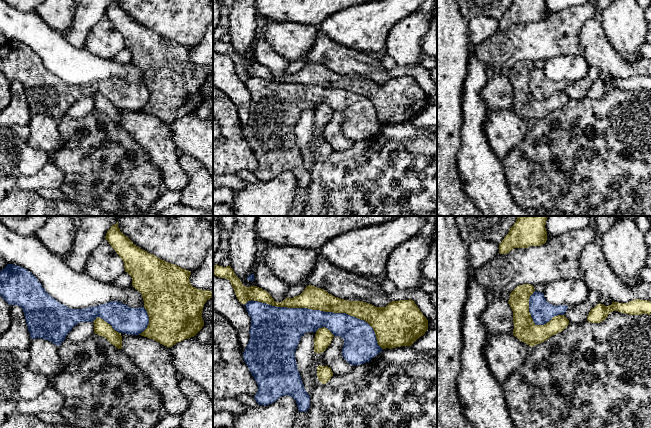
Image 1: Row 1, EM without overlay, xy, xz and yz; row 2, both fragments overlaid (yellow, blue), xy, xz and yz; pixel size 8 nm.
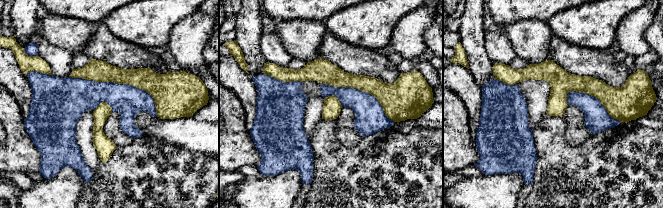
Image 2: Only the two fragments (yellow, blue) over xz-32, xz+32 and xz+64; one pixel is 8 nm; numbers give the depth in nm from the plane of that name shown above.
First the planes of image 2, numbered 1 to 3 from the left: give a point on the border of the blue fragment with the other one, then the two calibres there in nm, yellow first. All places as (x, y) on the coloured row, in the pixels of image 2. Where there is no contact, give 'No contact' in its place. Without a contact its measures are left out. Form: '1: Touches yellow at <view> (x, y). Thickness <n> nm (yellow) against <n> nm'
1: Touches yellow at xz-32 (120, 83). Thickness 180 nm (yellow) against 240 nm
2: Touches yellow at xz+32 (361, 90). Thickness 220 nm (yellow) against 240 nm
3: Touches yellow at xz+64 (595, 96). Thickness 280 nm (yellow) against 200 nm

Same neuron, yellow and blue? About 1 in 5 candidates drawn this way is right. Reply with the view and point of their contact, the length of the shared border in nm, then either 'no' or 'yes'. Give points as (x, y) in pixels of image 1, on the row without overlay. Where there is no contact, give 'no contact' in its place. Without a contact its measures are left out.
xz (319, 85) | 1150 nm | no

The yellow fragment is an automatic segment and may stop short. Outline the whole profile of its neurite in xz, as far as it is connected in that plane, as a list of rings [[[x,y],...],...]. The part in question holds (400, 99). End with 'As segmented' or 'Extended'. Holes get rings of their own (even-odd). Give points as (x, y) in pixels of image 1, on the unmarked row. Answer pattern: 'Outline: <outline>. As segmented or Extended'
Outline: [[[216,40],[213,50],[230,57],[237,75],[242,80],[253,76],[276,83],[346,89],[364,96],[373,104],[377,119],[382,125],[411,122],[428,105],[428,96],[411,75],[392,77],[386,83],[375,83],[362,77],[344,76],[324,65],[308,61],[300,71],[276,78],[262,64],[244,62],[230,41],[223,43]]]. As segmented

